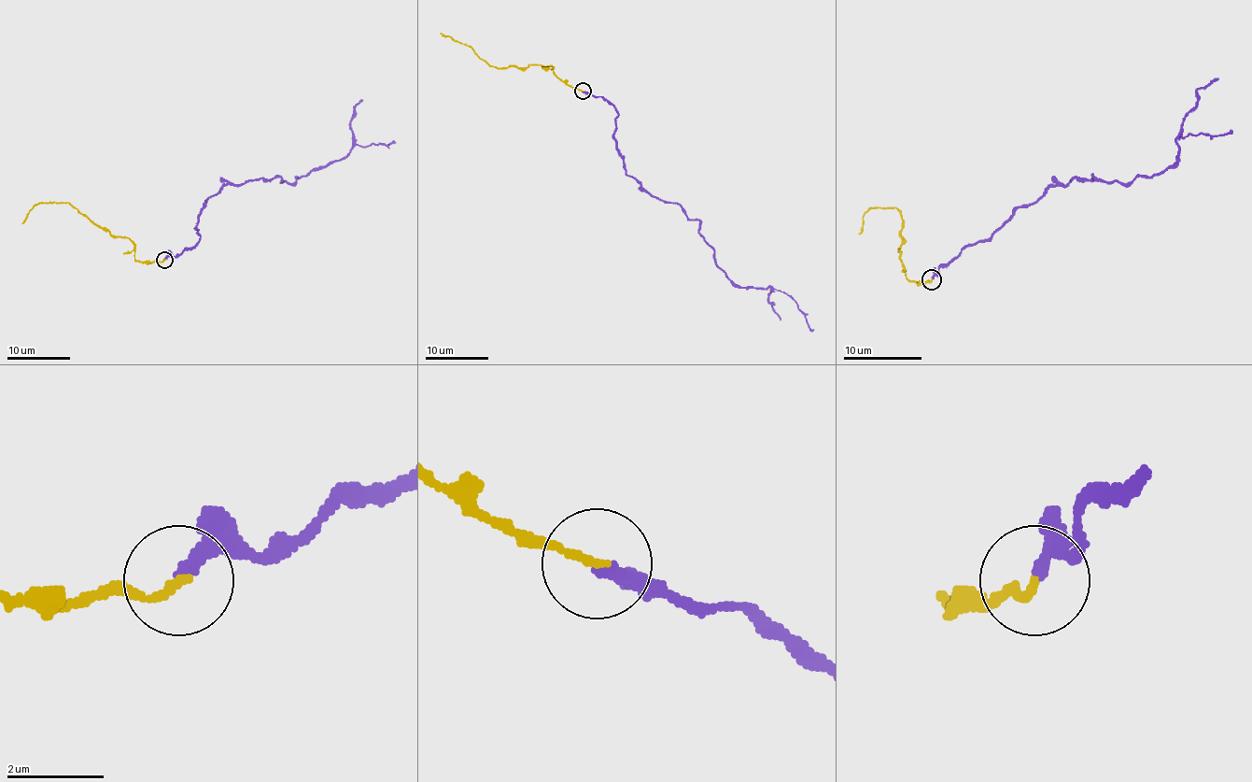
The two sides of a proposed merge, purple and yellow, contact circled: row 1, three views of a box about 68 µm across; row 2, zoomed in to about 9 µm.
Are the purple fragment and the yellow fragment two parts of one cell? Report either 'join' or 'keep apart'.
keep apart

